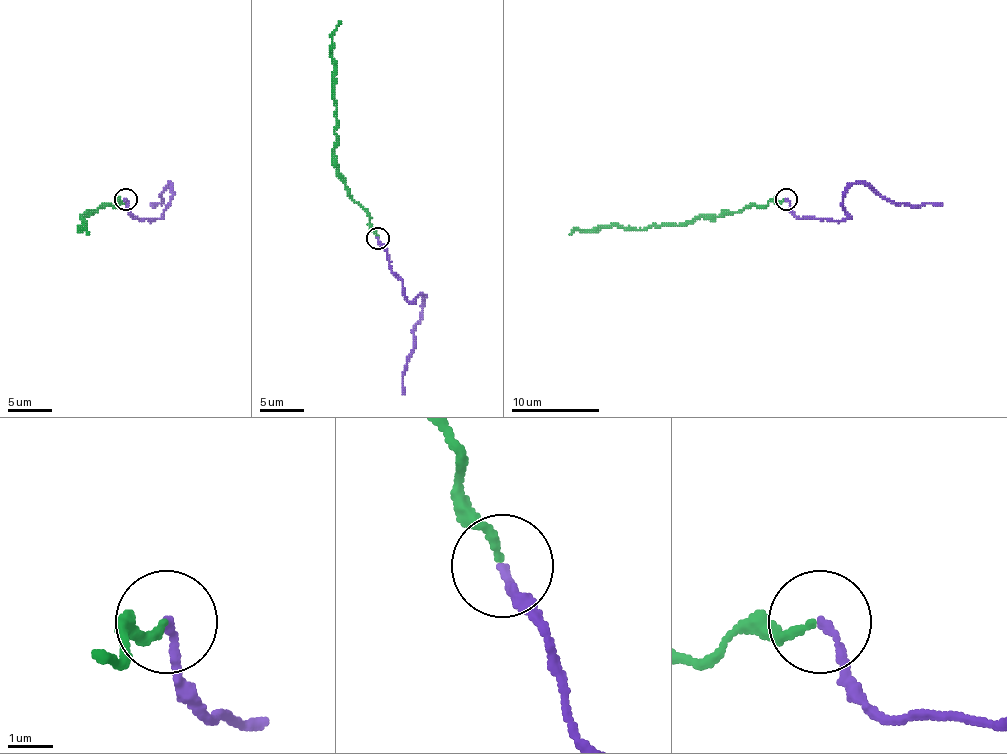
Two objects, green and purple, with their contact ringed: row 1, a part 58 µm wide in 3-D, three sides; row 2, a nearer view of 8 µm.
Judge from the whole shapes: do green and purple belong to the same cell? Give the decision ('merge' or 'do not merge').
merge

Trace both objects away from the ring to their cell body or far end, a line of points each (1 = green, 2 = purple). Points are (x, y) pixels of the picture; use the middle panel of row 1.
1: (378, 237), (369, 224), (369, 215), (354, 200), (338, 173), (334, 153), (336, 100), (332, 32), (341, 21)
2: (378, 237), (389, 268), (402, 281), (405, 297), (411, 301), (422, 295), (424, 304), (402, 376), (405, 394)

